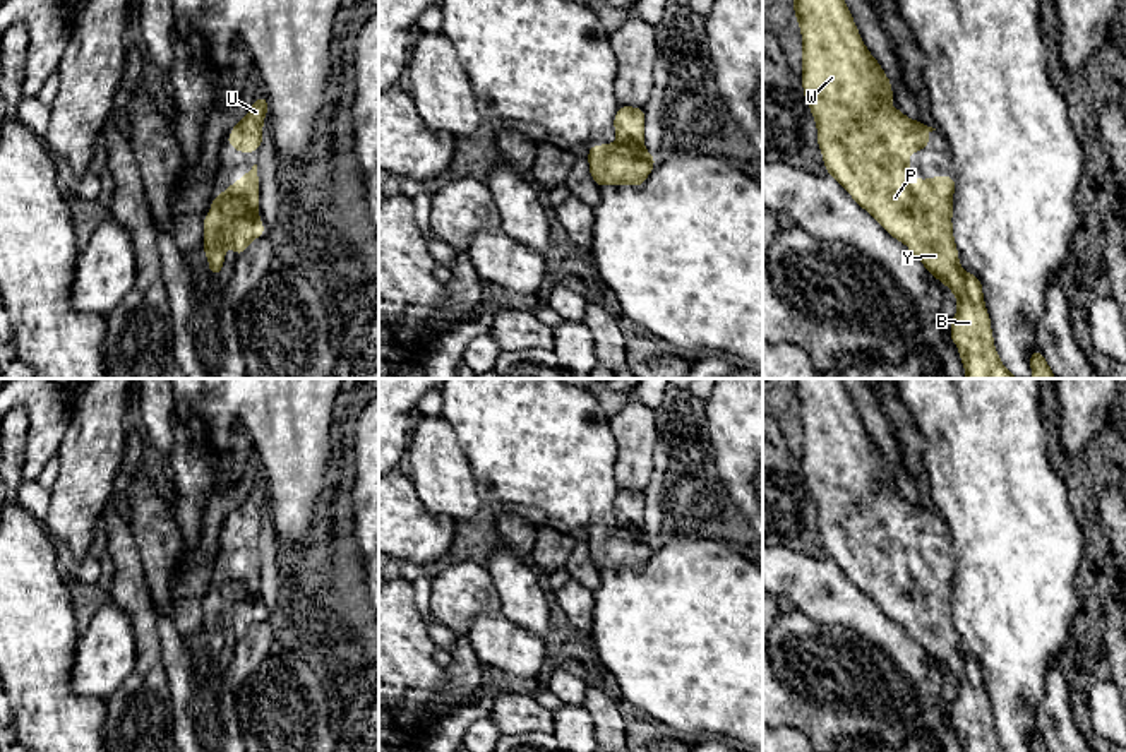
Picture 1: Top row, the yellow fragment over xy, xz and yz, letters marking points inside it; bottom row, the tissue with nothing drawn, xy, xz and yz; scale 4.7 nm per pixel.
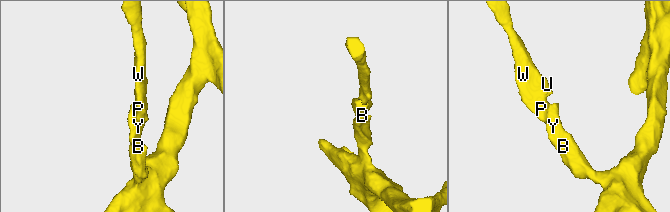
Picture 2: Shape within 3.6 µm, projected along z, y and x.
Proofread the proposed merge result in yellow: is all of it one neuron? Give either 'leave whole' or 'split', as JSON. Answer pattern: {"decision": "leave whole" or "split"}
{"decision": "leave whole"}

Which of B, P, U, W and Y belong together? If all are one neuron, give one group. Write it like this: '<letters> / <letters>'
B P U W Y

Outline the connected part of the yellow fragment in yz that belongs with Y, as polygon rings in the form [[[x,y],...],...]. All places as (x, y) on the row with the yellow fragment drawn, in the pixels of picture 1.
[[[794,0],[794,10],[802,31],[804,98],[818,125],[818,146],[826,173],[955,293],[958,310],[949,332],[967,379],[1018,379],[1006,370],[996,353],[980,279],[967,274],[958,260],[951,226],[955,176],[912,176],[907,156],[924,149],[931,142],[927,134],[936,128],[913,122],[889,106],[895,98],[891,82],[867,51],[843,0]]]

